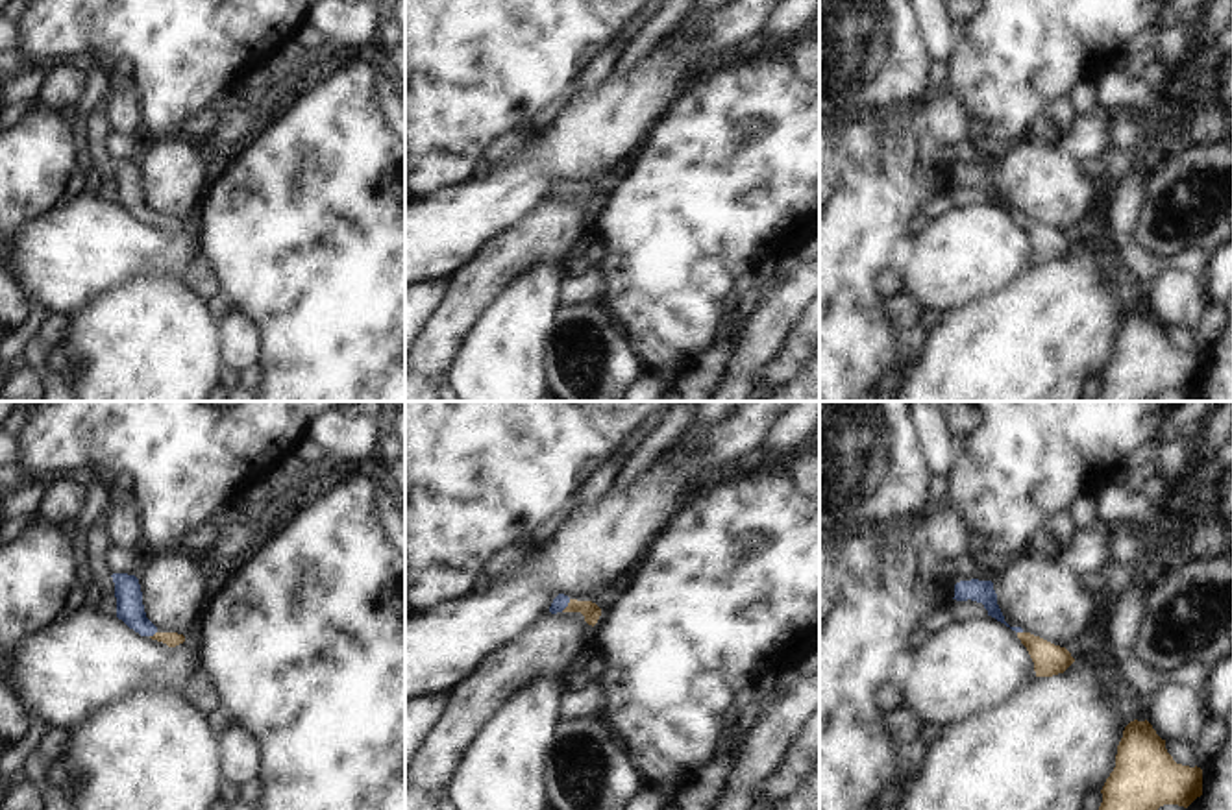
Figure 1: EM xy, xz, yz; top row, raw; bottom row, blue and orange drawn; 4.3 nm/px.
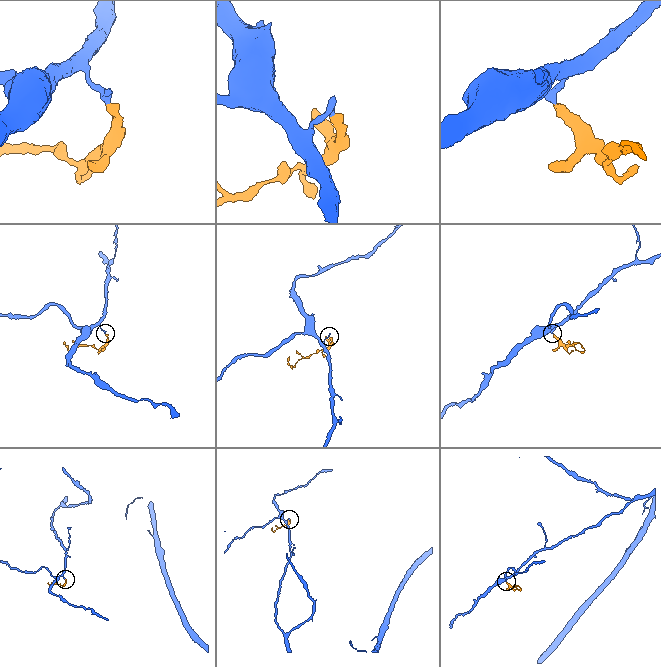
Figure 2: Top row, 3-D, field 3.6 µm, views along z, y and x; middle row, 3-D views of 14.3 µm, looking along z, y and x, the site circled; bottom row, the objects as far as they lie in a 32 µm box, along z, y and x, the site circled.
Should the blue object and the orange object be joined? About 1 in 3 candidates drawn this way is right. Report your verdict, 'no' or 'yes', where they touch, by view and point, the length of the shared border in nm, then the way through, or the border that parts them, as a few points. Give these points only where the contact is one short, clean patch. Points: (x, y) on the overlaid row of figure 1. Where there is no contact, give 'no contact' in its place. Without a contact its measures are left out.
yes | xz (566, 605) | 70 nm | across xz (561, 601), (566, 605), (579, 605), (591, 611)

